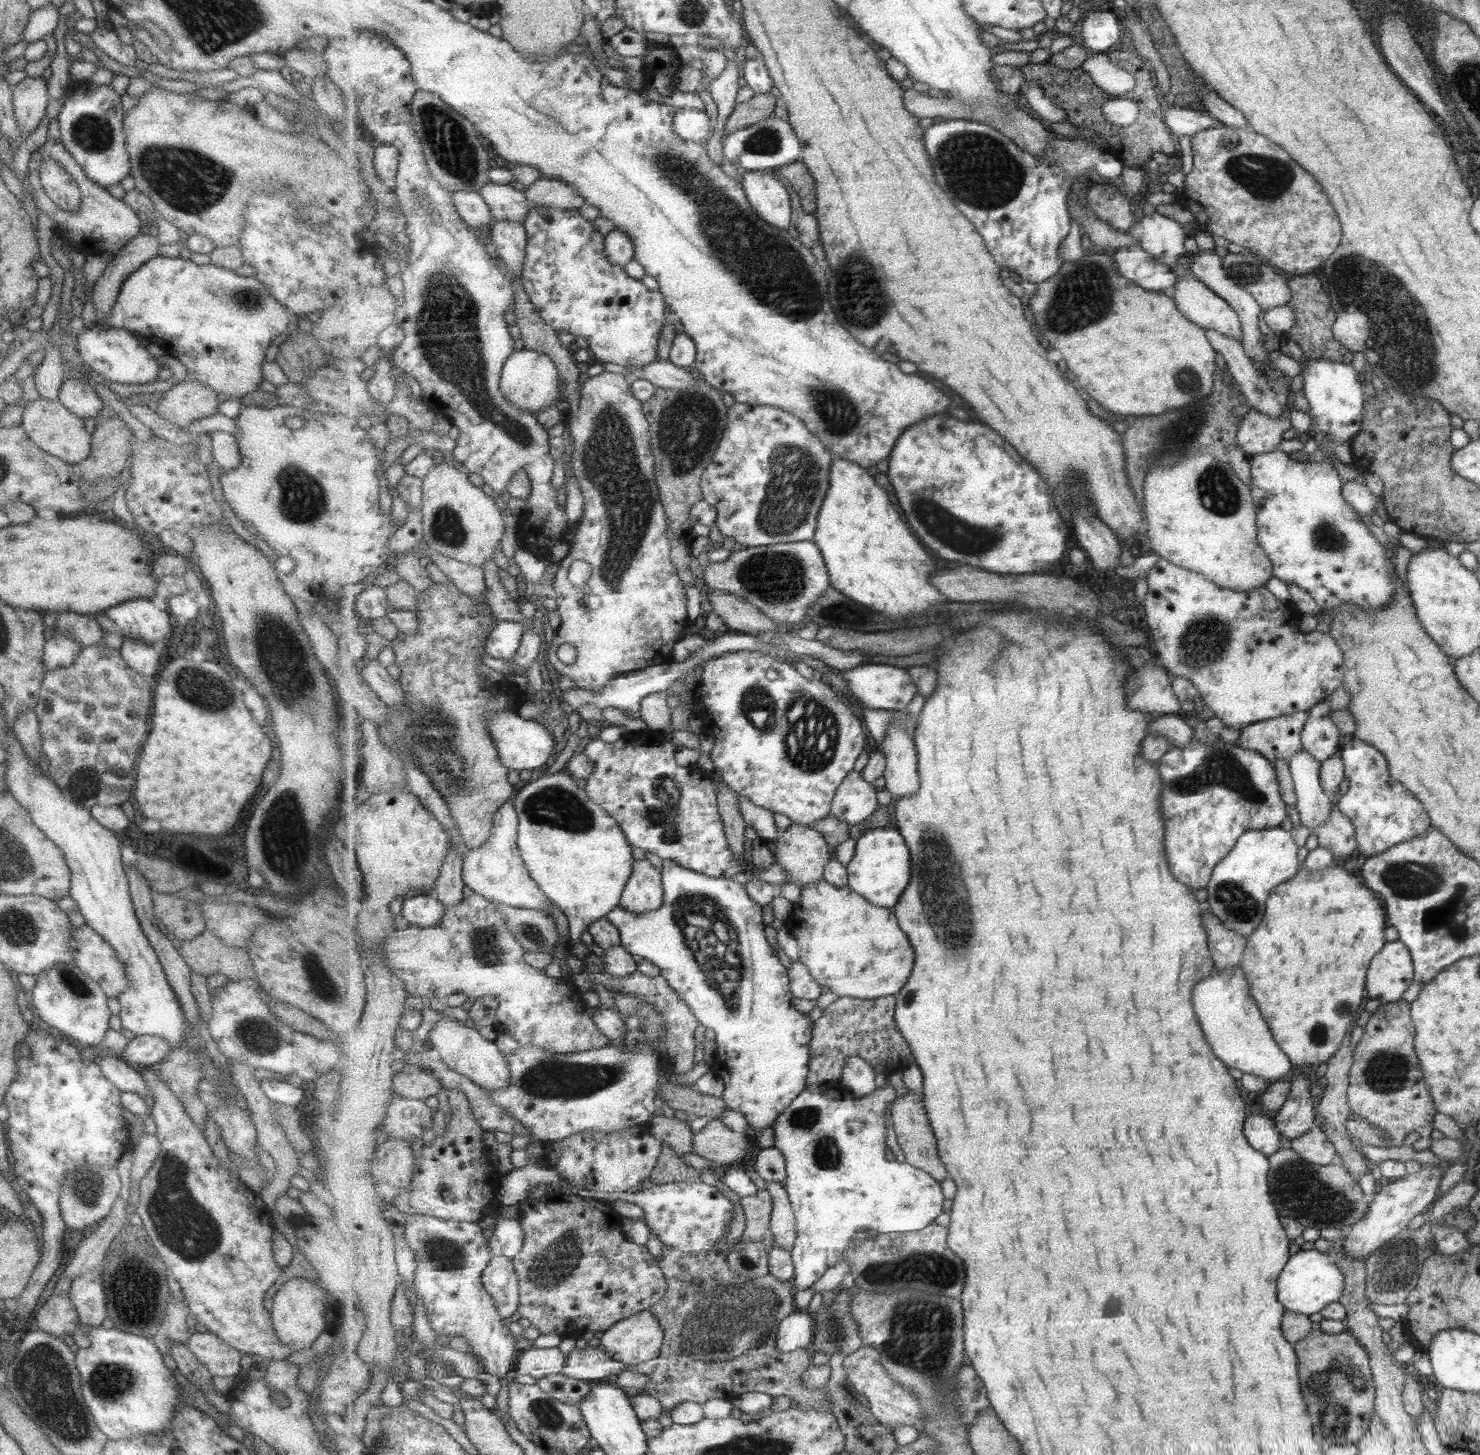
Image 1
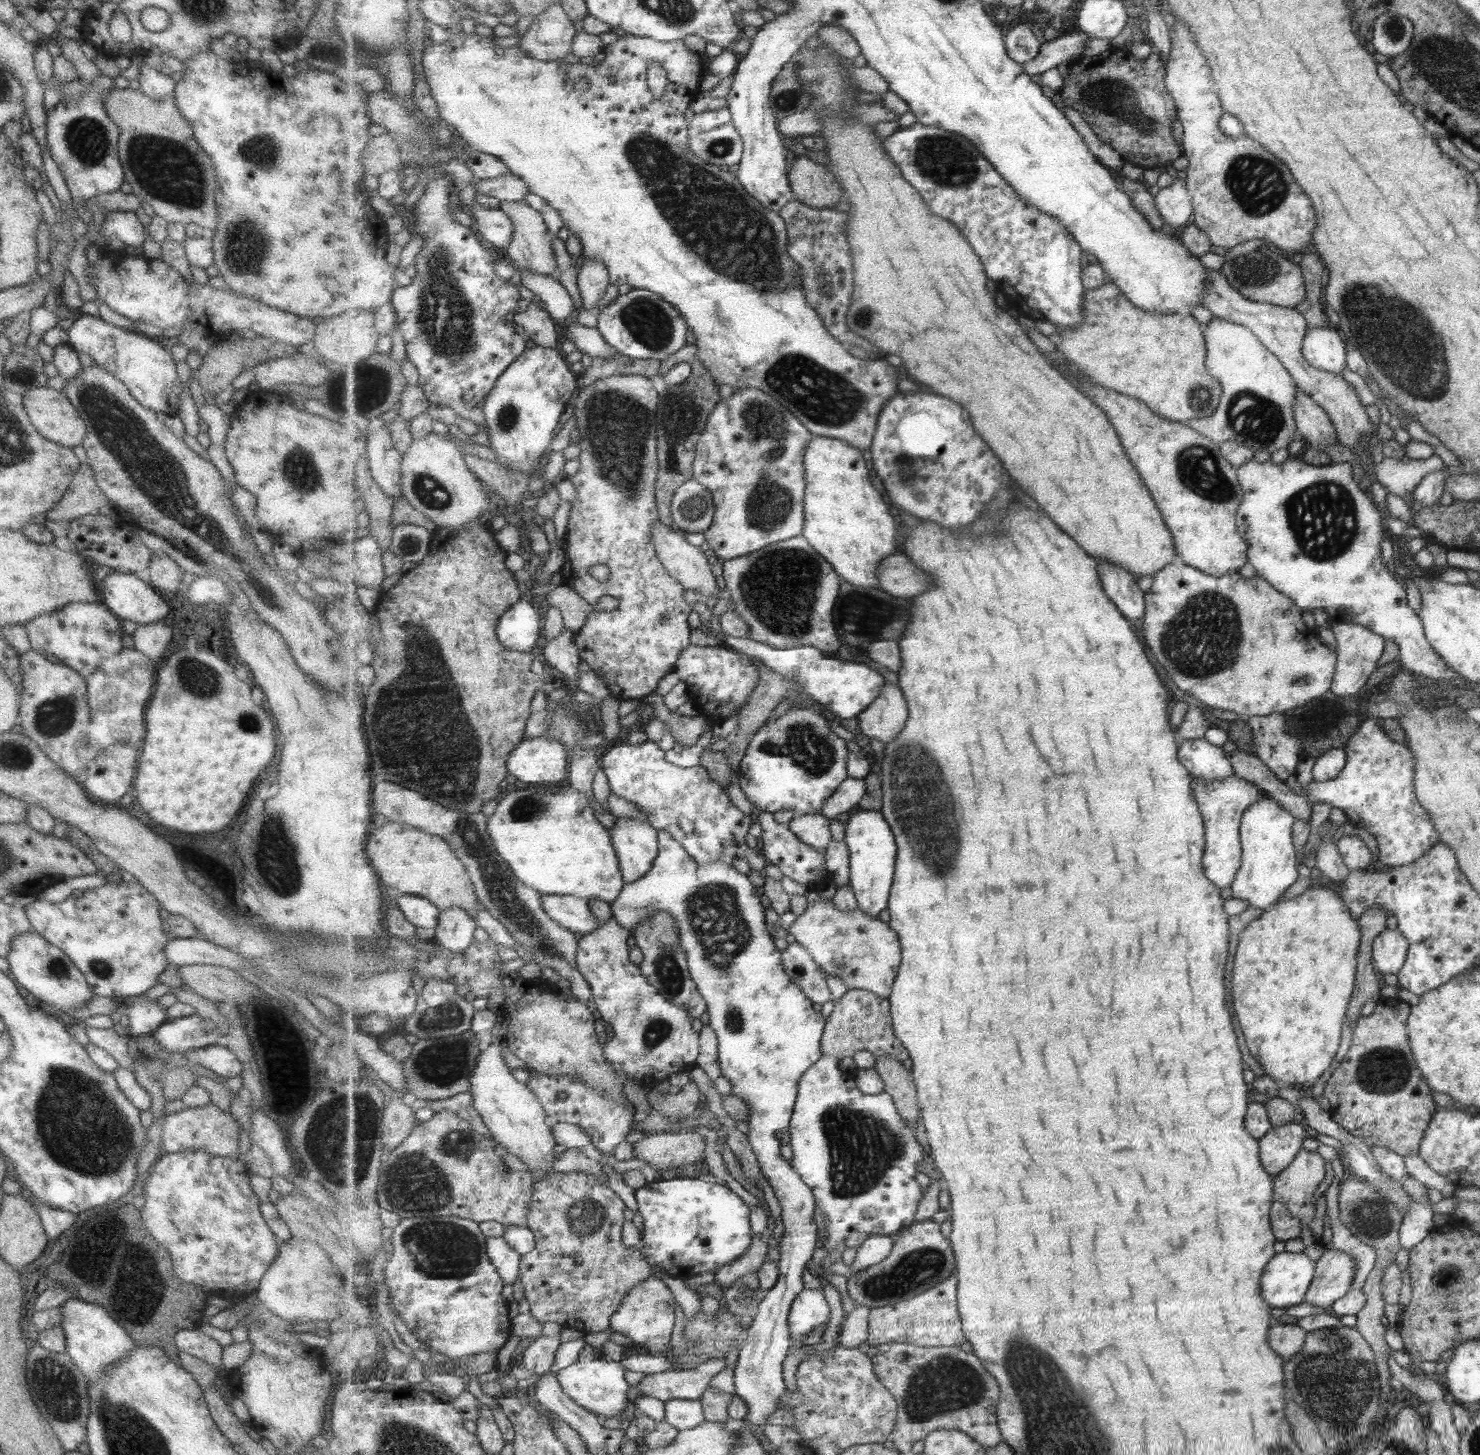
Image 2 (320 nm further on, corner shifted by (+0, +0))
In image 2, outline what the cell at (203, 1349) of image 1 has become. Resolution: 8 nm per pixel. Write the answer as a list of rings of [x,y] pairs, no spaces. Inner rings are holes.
[[[178,1330],[174,1333],[174,1343],[180,1352],[196,1356],[215,1367],[220,1366],[222,1348],[219,1344],[196,1330]]]

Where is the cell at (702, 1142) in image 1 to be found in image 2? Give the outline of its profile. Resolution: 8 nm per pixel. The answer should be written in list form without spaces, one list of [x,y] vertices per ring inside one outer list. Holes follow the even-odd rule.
[[[693,1130],[685,1133],[650,1133],[634,1142],[636,1159],[648,1163],[653,1170],[693,1165],[705,1154],[705,1140]]]

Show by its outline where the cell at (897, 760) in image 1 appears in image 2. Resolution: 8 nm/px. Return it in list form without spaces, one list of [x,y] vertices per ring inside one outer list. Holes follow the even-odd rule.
[[[885,683],[877,700],[856,716],[860,732],[887,744],[905,728],[909,716],[906,696],[899,685]]]

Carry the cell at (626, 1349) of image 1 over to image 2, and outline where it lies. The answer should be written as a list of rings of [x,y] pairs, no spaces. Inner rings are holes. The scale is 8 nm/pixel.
[[[650,1276],[625,1295],[615,1315],[612,1316],[612,1329],[628,1338],[639,1346],[647,1346],[653,1355],[669,1355],[669,1342],[675,1326],[675,1295],[673,1291],[659,1278]]]

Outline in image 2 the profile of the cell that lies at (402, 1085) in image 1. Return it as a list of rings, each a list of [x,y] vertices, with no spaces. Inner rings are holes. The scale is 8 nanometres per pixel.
[[[471,1028],[456,1035],[418,1040],[413,1045],[413,1055],[404,1063],[410,1092],[419,1099],[434,1101],[471,1091],[471,1077],[477,1068],[477,1059],[483,1053],[475,1033]]]

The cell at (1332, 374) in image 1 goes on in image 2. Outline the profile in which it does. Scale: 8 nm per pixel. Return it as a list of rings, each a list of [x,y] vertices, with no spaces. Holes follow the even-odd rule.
[[[1306,326],[1300,349],[1309,365],[1341,375],[1345,366],[1345,350],[1341,338],[1329,327]]]

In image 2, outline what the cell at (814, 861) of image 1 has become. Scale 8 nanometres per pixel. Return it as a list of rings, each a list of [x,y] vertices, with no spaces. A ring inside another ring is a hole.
[[[823,813],[799,814],[789,822],[790,828],[802,841],[810,844],[813,848],[825,851],[833,840],[831,836],[831,820],[823,816]]]

